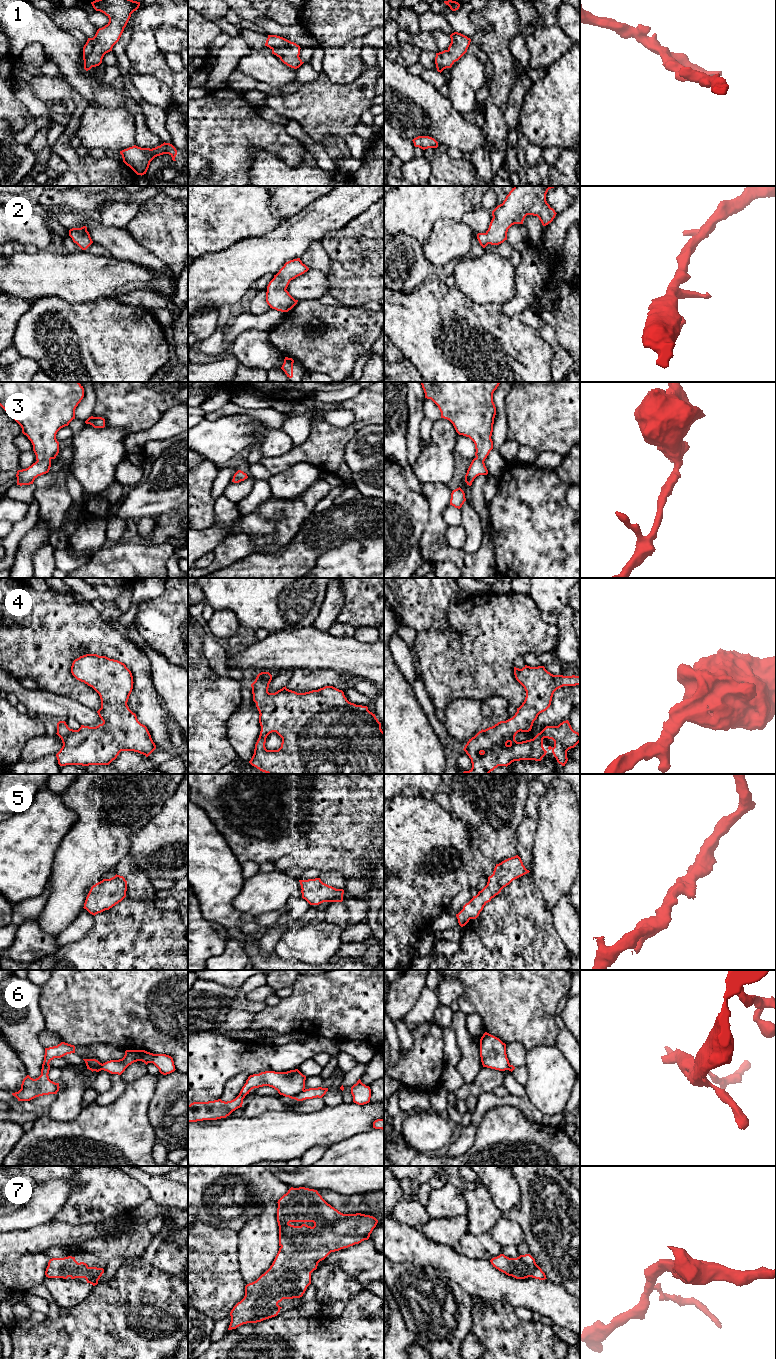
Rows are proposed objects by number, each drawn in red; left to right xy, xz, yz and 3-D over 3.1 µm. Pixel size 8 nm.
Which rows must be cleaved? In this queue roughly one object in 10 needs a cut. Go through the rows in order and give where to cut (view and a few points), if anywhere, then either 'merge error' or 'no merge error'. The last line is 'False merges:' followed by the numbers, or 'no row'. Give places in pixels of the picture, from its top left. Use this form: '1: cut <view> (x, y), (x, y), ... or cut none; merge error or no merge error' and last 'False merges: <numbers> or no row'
1: cut none; no merge error
2: cut none; no merge error
3: cut none; no merge error
4: cut none; no merge error
5: cut none; no merge error
6: cut xz (304, 1090), (290, 1097); merge error
7: cut none; no merge error
False merges: 6

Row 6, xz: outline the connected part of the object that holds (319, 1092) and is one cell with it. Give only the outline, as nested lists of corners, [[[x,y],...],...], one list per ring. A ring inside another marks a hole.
[[[322,1087],[309,1088],[309,1089],[305,1089],[298,1095],[291,1097],[291,1099],[295,1099],[297,1101],[303,1101],[306,1099],[313,1099],[317,1097],[322,1098],[326,1094],[327,1091],[328,1091],[328,1088],[322,1088]]]

